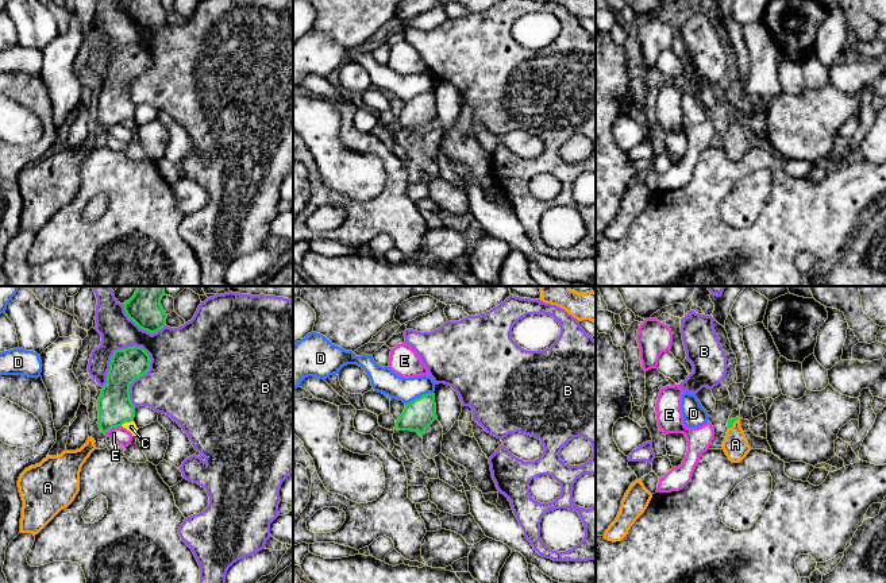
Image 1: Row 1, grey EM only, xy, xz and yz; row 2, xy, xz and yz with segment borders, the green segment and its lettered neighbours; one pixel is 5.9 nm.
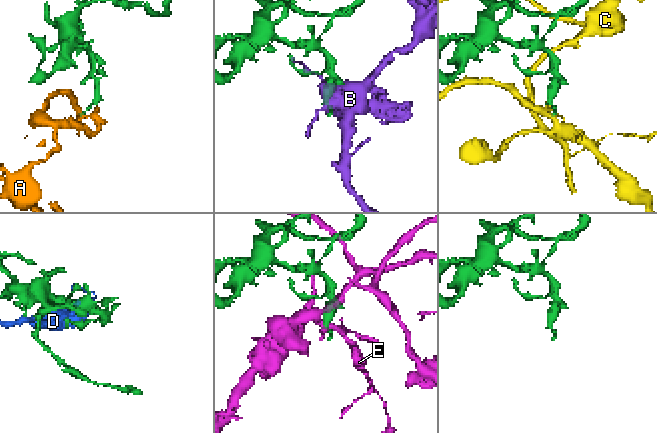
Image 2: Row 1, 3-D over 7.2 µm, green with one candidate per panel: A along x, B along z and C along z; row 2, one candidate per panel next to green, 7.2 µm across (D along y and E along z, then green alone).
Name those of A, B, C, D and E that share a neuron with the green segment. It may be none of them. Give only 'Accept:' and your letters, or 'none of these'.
Accept: A

